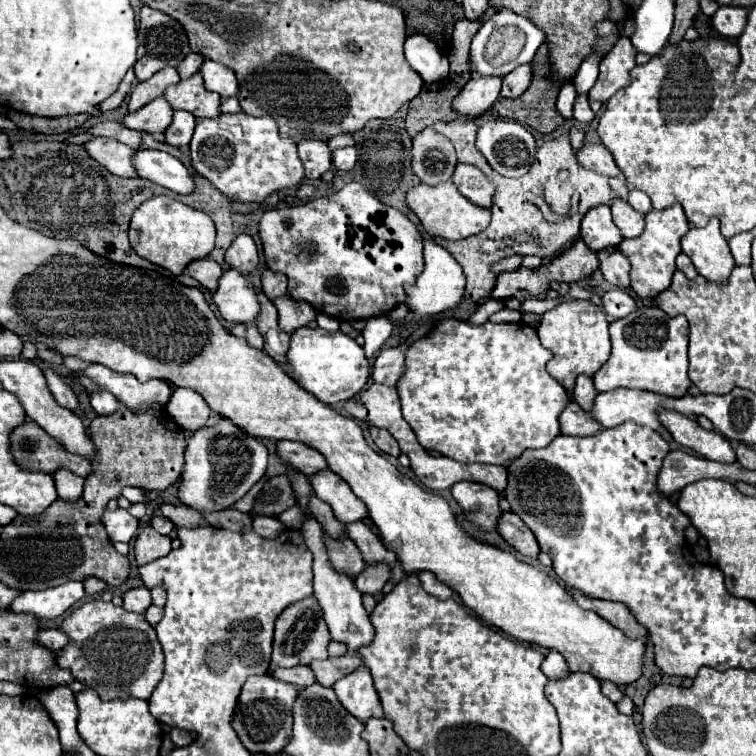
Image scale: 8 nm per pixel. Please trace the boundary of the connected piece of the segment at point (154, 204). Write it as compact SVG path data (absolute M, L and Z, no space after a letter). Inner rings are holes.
M154 196L140 204L130 220L130 244L140 258L170 270L172 274L182 274L188 262L202 260L214 250L214 222L208 214L194 210L180 200L168 196Z

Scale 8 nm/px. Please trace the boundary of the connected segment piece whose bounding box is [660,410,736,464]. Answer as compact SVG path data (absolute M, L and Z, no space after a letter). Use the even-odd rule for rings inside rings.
M664 410L664 412L660 412L660 422L678 444L696 450L704 458L722 462L722 464L736 462L732 444L718 432L704 430L696 420L682 416L674 410Z

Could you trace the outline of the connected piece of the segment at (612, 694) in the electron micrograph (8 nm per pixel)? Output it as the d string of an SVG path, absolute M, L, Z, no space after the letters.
M602 682L602 692L604 692L614 704L624 698L624 692L622 692L616 684L612 684L612 682Z

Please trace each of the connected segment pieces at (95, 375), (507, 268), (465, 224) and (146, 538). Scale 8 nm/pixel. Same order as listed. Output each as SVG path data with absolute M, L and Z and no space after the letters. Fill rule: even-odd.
M90 364L84 374L92 378L100 388L110 390L122 404L132 410L144 406L162 412L172 396L172 388L164 380L148 380L142 384L136 380L136 376L114 372L102 364Z
M508 256L508 258L502 258L500 262L492 264L492 272L494 272L496 276L502 274L502 272L514 272L514 270L520 268L520 260L522 260L522 256Z
M442 182L438 186L428 186L428 184L418 184L408 190L406 194L406 204L408 208L420 218L424 230L432 238L444 238L444 240L464 240L468 236L480 234L488 228L490 224L490 210L480 208L466 200L454 186L454 182Z
M144 526L136 538L136 562L146 564L166 556L172 550L170 536L158 534L152 526Z

